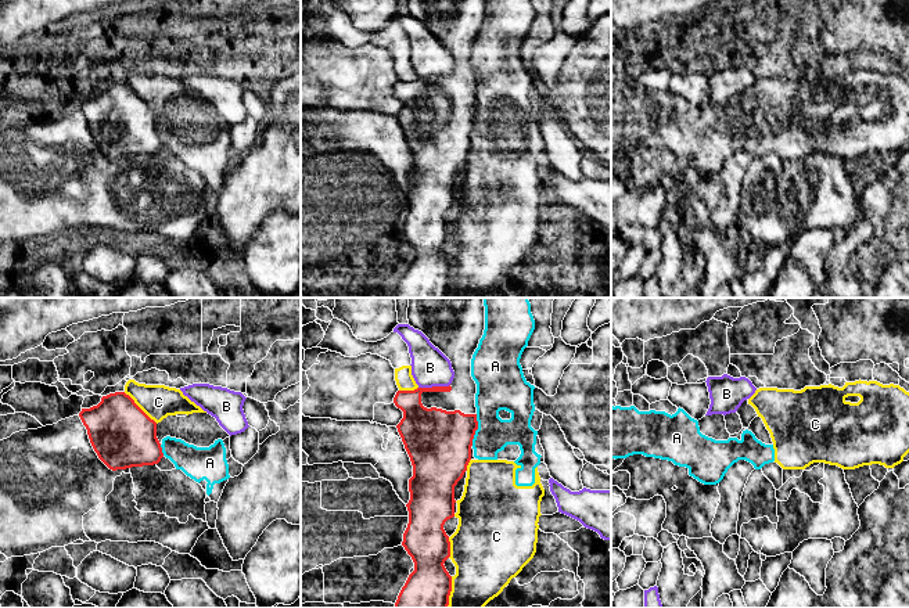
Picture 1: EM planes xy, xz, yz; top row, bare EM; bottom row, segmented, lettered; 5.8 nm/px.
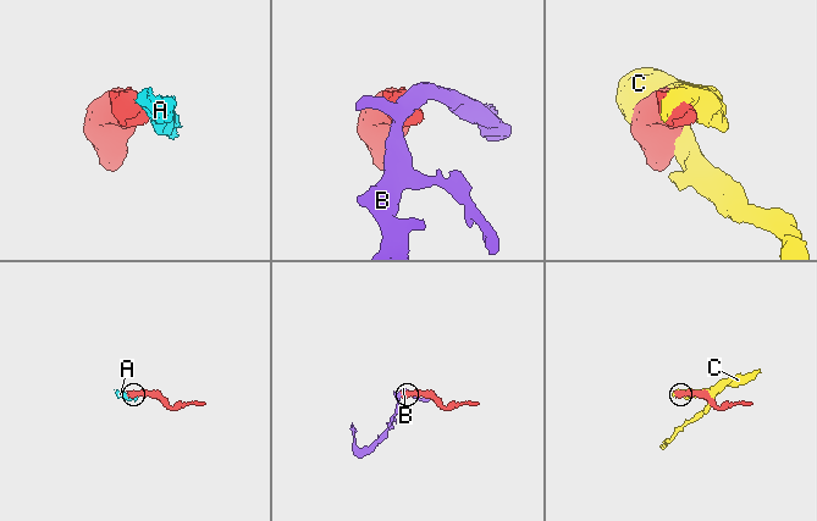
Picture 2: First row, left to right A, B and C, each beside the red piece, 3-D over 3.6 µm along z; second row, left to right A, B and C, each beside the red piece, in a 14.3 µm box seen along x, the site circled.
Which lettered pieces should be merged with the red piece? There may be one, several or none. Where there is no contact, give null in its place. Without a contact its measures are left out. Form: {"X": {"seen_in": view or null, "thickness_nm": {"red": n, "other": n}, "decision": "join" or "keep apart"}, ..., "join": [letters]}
{"A": {"seen_in": "xz", "thickness_nm": {"red": 380, "other": 220}, "decision": "keep apart"}, "B": {"seen_in": "xz", "thickness_nm": {"red": 260, "other": 220}, "decision": "keep apart"}, "C": {"seen_in": "xy", "thickness_nm": {"red": 360, "other": 200}, "decision": "keep apart"}, "join": []}

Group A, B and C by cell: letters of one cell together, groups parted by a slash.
A C / B

